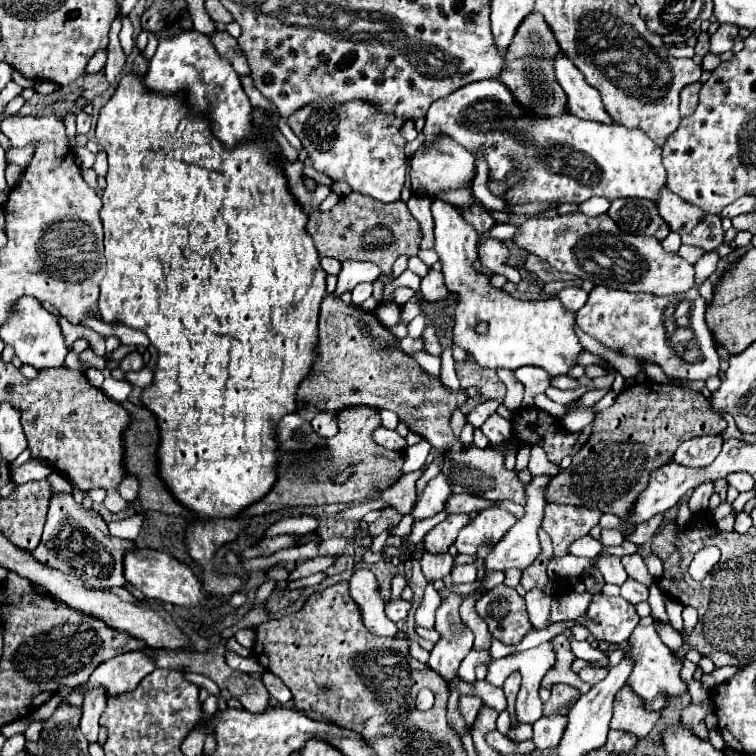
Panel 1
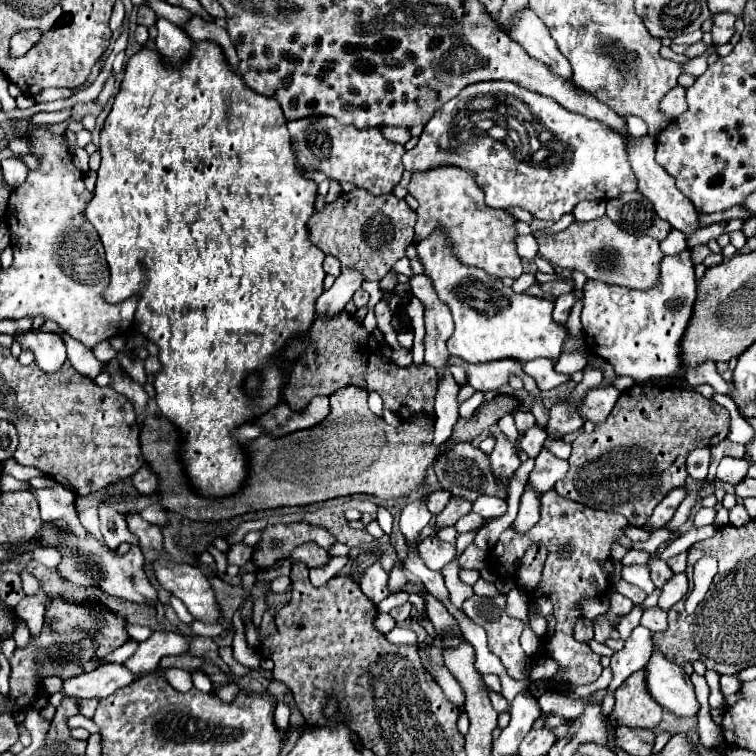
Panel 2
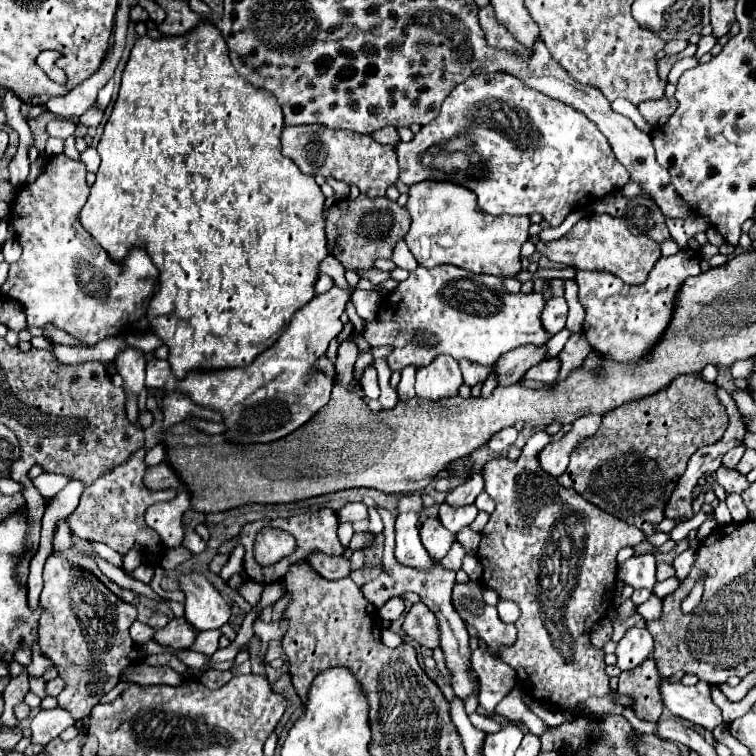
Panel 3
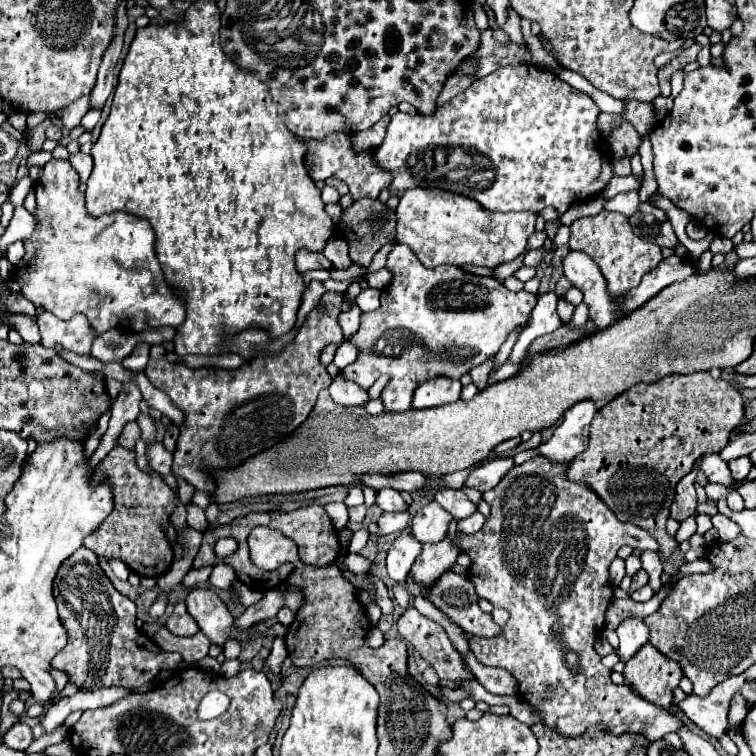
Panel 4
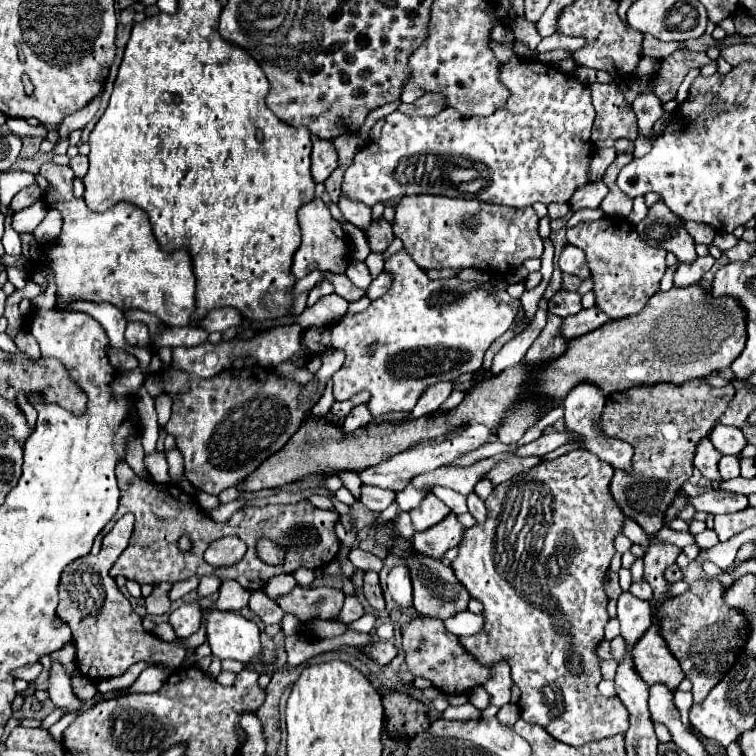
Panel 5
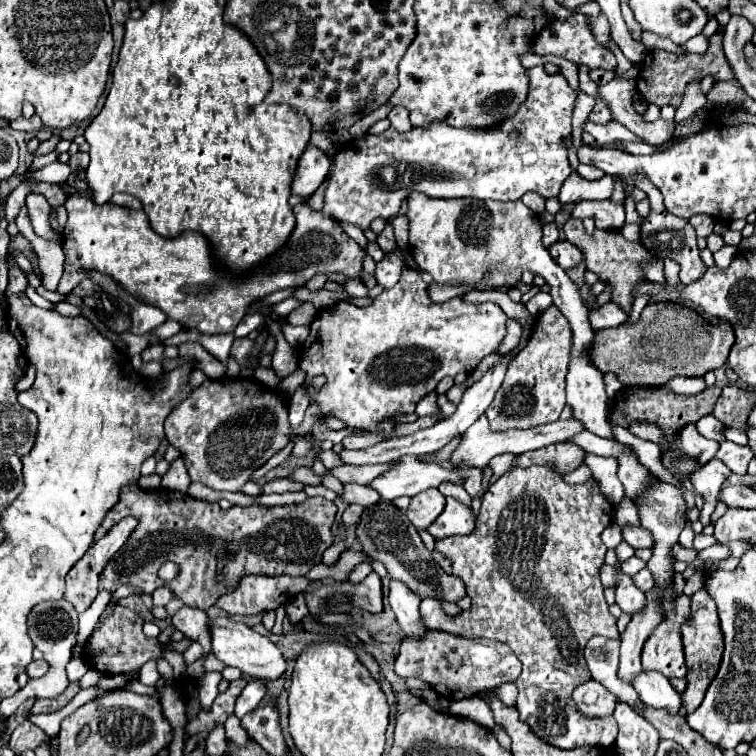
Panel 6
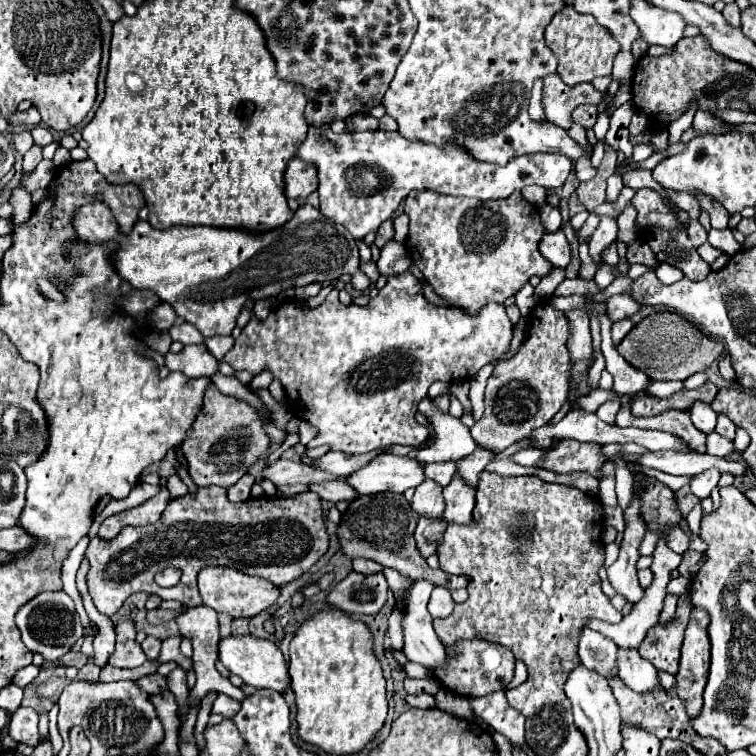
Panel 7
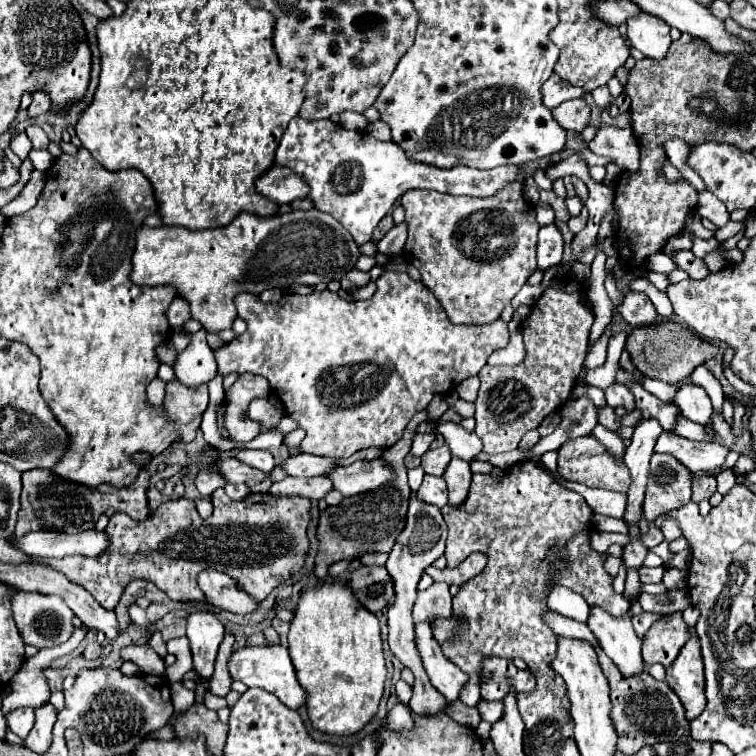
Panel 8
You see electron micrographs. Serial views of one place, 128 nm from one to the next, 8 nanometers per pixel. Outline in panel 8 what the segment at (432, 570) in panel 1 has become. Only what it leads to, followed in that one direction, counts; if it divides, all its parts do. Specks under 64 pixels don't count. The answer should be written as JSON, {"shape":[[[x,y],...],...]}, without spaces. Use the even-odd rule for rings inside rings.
{"shape":[[[424,476],[424,482],[422,482],[420,490],[416,492],[416,498],[420,502],[432,504],[436,508],[444,508],[448,504],[448,494],[446,494],[446,482],[444,482],[444,478]]]}

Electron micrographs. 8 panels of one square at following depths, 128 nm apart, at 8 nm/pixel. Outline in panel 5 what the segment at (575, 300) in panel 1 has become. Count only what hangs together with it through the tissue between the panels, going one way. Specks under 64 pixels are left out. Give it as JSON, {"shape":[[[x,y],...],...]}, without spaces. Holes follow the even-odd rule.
{"shape":[[[538,308],[538,312],[534,314],[534,318],[526,326],[526,330],[520,332],[518,336],[514,336],[510,342],[506,342],[504,348],[494,356],[494,364],[492,364],[490,372],[500,374],[504,368],[510,368],[512,364],[518,364],[526,356],[526,352],[532,346],[532,342],[536,340],[536,336],[546,326],[546,318],[548,318],[548,310]]]}

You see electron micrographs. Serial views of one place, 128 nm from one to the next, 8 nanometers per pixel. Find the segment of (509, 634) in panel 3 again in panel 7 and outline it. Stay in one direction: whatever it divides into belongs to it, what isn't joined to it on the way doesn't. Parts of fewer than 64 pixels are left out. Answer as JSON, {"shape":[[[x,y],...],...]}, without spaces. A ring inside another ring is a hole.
{"shape":[[[376,494],[376,496],[360,496],[356,498],[350,508],[342,514],[342,522],[338,528],[340,536],[340,552],[350,558],[370,558],[382,566],[398,570],[408,580],[430,580],[434,586],[444,586],[448,590],[466,588],[466,578],[452,576],[442,570],[428,568],[426,560],[420,556],[414,540],[418,516],[412,512],[408,500],[396,494]],[[356,518],[356,524],[354,524]]]}

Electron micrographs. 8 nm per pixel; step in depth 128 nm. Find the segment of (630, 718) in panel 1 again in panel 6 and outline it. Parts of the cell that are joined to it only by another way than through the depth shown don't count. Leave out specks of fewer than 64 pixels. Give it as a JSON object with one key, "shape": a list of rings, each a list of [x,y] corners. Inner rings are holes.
{"shape":[[[675,544],[671,550],[671,554],[676,561],[685,562],[687,565],[692,564],[691,562],[695,560],[697,553],[695,549],[687,549],[679,544]],[[686,558],[688,558],[688,560],[686,560]],[[680,594],[664,608],[664,620],[652,630],[642,648],[644,670],[656,670],[666,678],[684,678],[686,664],[680,640],[680,624],[688,618],[690,597]]]}

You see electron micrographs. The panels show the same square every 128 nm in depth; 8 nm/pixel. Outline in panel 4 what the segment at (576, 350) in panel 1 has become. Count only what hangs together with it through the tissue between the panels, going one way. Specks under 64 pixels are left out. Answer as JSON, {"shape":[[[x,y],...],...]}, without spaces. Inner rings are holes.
{"shape":[[[395,244],[386,266],[394,272],[394,280],[382,290],[380,308],[362,314],[360,330],[350,338],[360,348],[360,356],[342,370],[346,380],[362,388],[370,388],[380,374],[390,374],[392,380],[382,392],[385,412],[410,409],[414,388],[420,382],[434,376],[460,378],[474,366],[496,356],[508,334],[530,322],[530,314],[538,302],[536,294],[526,290],[514,294],[500,280],[474,276],[458,266],[444,264],[428,270],[403,244]],[[392,330],[412,334],[412,342],[398,356],[376,352],[378,340]]]}

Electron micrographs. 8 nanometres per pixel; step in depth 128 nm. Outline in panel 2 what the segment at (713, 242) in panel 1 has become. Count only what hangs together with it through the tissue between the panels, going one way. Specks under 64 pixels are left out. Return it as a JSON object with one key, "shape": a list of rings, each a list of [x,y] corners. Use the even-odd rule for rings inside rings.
{"shape":[[[644,136],[640,140],[634,140],[630,144],[630,164],[632,164],[632,170],[636,172],[636,178],[638,178],[638,192],[642,192],[654,206],[656,214],[670,222],[672,228],[684,232],[686,236],[690,236],[694,230],[700,228],[700,214],[696,212],[694,204],[676,188],[672,176],[668,176],[668,172],[664,172],[664,168],[660,168],[654,160],[654,148],[656,148],[656,140],[650,138],[650,136]]]}

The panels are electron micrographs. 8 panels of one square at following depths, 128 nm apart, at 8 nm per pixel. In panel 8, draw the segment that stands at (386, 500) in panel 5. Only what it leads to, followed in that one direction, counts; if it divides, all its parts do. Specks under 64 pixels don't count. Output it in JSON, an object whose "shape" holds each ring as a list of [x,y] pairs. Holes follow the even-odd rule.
{"shape":[[[288,476],[288,480],[272,484],[270,492],[274,496],[308,496],[310,500],[322,500],[330,490],[334,488],[330,478],[318,476],[318,478],[294,478]]]}

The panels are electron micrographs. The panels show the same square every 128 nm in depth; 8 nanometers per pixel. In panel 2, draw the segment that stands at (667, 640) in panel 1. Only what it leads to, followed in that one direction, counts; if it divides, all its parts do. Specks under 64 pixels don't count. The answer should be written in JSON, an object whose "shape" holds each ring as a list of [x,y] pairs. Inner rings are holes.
{"shape":[[[658,606],[656,608],[648,608],[648,610],[644,610],[644,616],[642,616],[640,624],[646,626],[650,632],[664,632],[668,628],[666,612],[660,610]]]}

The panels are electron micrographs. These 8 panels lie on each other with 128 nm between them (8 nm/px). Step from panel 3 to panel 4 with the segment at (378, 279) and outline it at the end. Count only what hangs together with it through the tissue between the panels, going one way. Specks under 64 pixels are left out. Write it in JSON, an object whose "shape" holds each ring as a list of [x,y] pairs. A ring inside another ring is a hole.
{"shape":[[[339,235],[328,240],[323,254],[336,269],[347,269],[353,264],[349,256],[348,243]]]}

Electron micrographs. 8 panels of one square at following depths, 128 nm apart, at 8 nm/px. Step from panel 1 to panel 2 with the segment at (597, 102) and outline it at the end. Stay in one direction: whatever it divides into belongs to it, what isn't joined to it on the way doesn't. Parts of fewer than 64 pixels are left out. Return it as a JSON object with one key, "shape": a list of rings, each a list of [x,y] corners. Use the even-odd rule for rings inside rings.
{"shape":[[[528,8],[524,16],[520,16],[520,24],[512,28],[510,32],[512,40],[516,40],[532,58],[544,62],[556,76],[572,82],[572,68],[562,56],[562,52],[556,48],[556,42],[552,40],[546,24]]]}

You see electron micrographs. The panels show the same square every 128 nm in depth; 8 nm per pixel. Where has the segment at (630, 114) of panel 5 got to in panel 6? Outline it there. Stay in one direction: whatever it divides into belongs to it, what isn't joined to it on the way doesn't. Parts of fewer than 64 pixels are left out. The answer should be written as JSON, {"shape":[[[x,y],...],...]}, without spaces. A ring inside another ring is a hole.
{"shape":[[[584,65],[579,67],[579,88],[584,93],[593,97],[596,96],[598,90],[598,85],[589,76],[588,67]],[[596,100],[596,106],[594,106],[592,114],[590,114],[590,120],[596,122],[596,124],[608,124],[608,122],[614,120],[612,112],[610,112],[610,108],[608,108],[608,104],[604,100]]]}

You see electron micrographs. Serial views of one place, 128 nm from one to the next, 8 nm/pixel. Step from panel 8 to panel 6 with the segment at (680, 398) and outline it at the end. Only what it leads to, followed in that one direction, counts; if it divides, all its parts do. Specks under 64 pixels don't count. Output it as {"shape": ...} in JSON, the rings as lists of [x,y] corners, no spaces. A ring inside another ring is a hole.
{"shape":[[[712,414],[700,418],[698,424],[696,424],[696,428],[698,428],[698,432],[700,432],[704,438],[708,438],[708,440],[716,440],[716,442],[724,442],[724,440],[726,440],[726,438],[724,438],[724,426],[722,426]]]}

